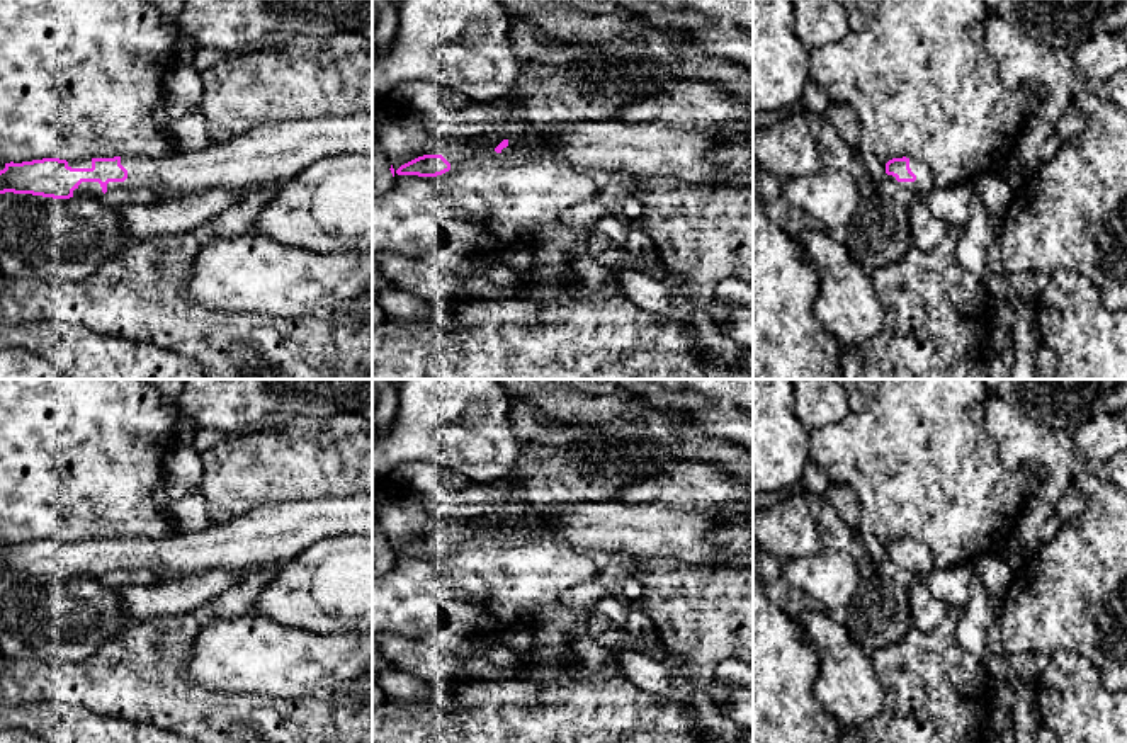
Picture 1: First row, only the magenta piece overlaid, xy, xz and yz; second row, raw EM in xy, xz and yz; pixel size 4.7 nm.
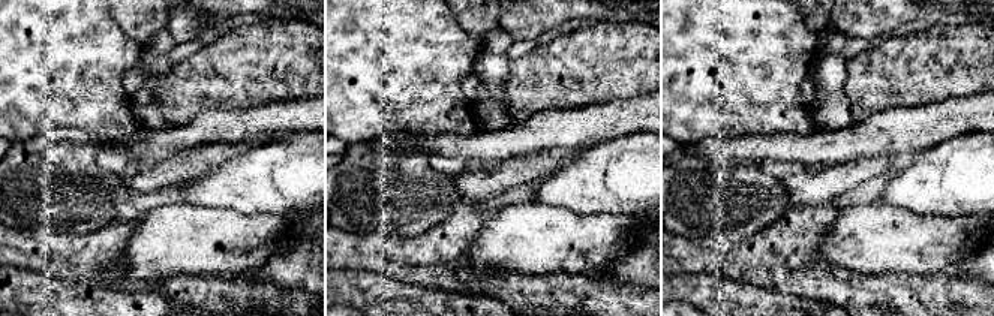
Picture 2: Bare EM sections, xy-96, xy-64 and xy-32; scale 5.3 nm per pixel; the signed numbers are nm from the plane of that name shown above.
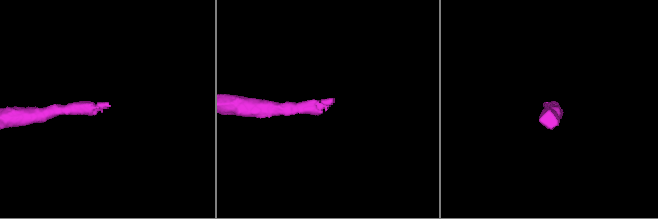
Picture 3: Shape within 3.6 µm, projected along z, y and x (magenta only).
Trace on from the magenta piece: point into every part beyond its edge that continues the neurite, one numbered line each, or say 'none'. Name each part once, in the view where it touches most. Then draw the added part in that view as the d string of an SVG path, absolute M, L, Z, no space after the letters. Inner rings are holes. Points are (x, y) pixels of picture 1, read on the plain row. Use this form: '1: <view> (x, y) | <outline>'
1: yz (923, 563) | M909 539L909 549L916 556L915 563L898 563L892 556L889 556L889 559L899 568L911 571L913 575L928 573L935 568L933 556L925 542Z

